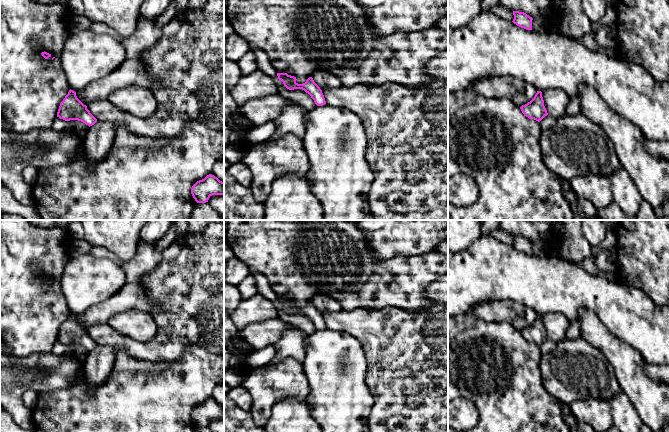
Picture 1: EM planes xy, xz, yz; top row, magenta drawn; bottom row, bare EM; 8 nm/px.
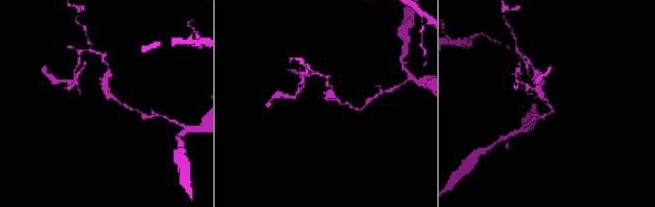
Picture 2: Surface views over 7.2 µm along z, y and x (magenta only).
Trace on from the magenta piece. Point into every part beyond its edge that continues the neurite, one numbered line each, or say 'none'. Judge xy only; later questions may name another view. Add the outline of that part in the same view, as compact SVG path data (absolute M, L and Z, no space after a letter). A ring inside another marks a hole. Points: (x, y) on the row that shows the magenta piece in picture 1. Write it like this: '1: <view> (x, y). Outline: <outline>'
none

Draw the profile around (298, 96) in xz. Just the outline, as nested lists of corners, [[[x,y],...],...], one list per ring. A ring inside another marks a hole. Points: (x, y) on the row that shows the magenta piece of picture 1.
[[[251,47],[250,50],[252,50],[255,54],[259,70],[261,70],[266,75],[274,79],[278,87],[279,95],[285,97],[286,99],[289,99],[295,104],[301,105],[308,111],[314,109],[317,106],[314,100],[311,98],[311,96],[304,90],[302,89],[289,90],[284,86],[283,82],[278,79],[277,71],[271,64],[268,55],[263,50],[253,49]]]

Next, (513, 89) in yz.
[[[511,76],[478,79],[471,88],[487,98],[505,98],[517,107],[530,102],[538,91],[533,85]]]

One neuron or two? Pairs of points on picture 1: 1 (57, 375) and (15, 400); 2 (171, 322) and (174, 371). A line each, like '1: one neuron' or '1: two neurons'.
1: one neuron
2: two neurons

